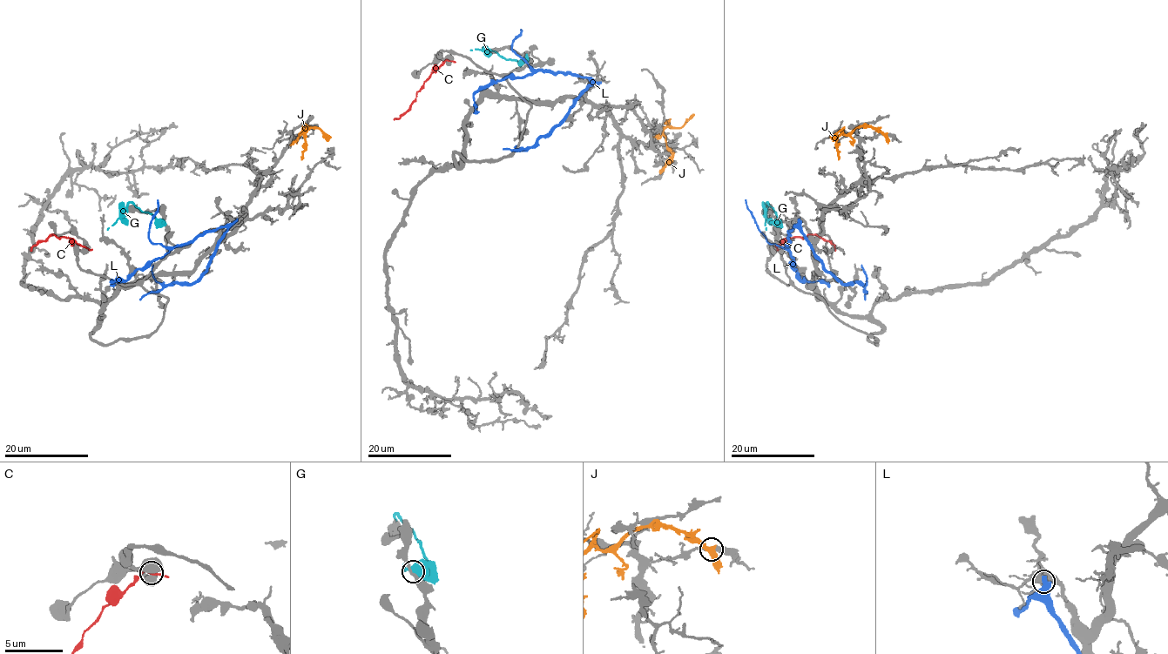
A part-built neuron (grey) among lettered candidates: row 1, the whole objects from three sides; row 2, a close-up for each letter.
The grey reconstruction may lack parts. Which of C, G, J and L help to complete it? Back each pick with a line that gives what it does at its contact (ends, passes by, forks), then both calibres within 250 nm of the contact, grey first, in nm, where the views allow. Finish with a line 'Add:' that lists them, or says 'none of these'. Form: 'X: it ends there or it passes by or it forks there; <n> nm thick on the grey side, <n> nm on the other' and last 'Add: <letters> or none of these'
Add: none of these

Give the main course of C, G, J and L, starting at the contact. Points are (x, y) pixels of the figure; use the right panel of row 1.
C: (776, 247), (788, 238), (818, 234), (830, 241), (835, 250)
G: (773, 223), (778, 219), (767, 203), (766, 229)
J: (885, 135), (862, 126), (855, 127), (846, 135), (843, 127), (832, 141)
L: (799, 221), (788, 234), (787, 246), (793, 258), (793, 267), (801, 279), (823, 280), (829, 287)

